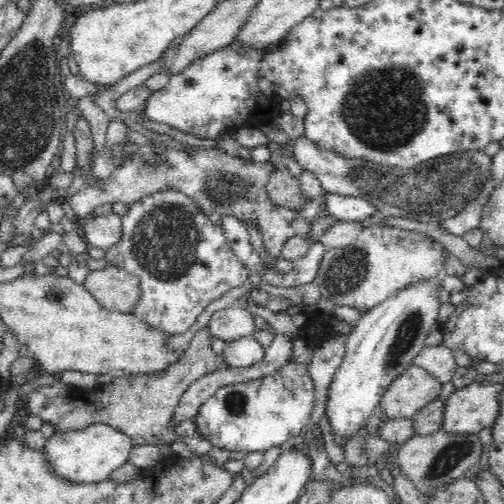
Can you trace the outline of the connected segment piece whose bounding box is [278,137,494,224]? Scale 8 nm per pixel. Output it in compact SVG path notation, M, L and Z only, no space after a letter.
M308 138L301 139L300 141L296 139L288 139L288 142L286 144L281 143L281 139L278 140L281 148L283 148L283 152L285 152L286 158L289 159L289 156L294 157L297 161L297 163L300 165L300 168L302 170L306 169L308 171L314 172L316 174L316 178L320 179L320 182L322 183L322 187L324 187L324 191L326 193L332 193L332 194L340 194L342 196L351 196L351 197L360 197L365 198L366 200L369 200L371 202L375 201L377 202L378 208L380 211L386 213L390 217L402 217L402 218L408 218L411 220L416 220L421 223L431 223L434 220L446 220L450 219L452 216L459 214L461 211L466 210L467 206L470 206L470 202L474 202L478 196L482 193L482 188L486 186L486 182L492 180L492 176L494 176L493 173L493 166L494 166L494 160L492 156L488 156L484 150L460 150L458 152L454 152L454 154L446 154L444 157L439 159L438 161L434 161L433 163L422 163L419 166L412 167L409 169L403 169L400 167L389 167L383 164L376 164L374 162L366 161L366 160L356 160L356 159L348 159L345 157L342 157L341 155L324 151L321 149L318 149Z

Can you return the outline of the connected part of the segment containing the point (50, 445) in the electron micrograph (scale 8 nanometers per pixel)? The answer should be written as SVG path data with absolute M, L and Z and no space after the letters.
M93 424L86 430L76 430L69 433L54 433L43 447L46 457L62 477L77 483L97 483L106 480L109 474L128 464L136 443L129 434L105 424Z

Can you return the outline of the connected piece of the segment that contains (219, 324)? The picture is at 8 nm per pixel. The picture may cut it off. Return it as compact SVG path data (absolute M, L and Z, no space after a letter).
M235 304L216 311L211 316L208 327L215 338L234 342L246 336L253 336L258 321L257 317L246 311L240 304Z

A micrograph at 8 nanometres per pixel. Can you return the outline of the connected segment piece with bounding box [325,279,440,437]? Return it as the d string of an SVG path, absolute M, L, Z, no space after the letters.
M435 279L434 282L416 282L414 286L410 286L410 290L401 290L394 298L388 298L386 302L366 310L362 317L354 323L352 331L344 339L346 354L343 364L334 374L328 390L325 414L331 426L331 432L335 436L349 437L362 425L365 425L375 412L376 406L380 405L382 396L386 394L386 390L389 389L392 382L414 365L418 354L426 346L426 338L430 336L432 326L438 324L436 316L440 303L435 294L435 285L439 283L438 279Z

